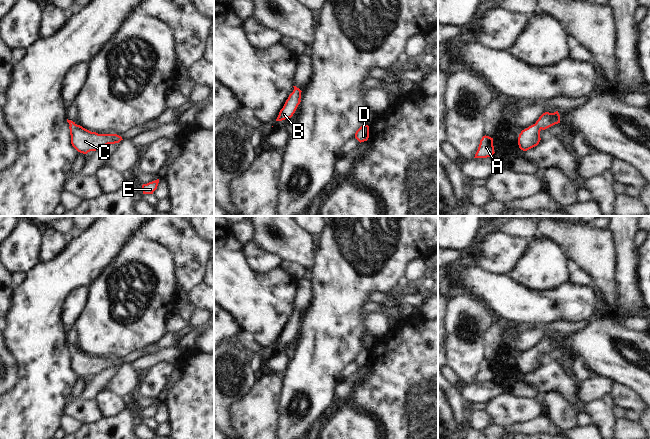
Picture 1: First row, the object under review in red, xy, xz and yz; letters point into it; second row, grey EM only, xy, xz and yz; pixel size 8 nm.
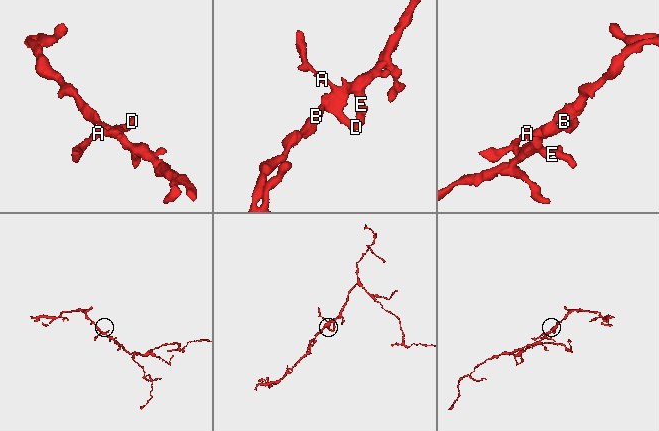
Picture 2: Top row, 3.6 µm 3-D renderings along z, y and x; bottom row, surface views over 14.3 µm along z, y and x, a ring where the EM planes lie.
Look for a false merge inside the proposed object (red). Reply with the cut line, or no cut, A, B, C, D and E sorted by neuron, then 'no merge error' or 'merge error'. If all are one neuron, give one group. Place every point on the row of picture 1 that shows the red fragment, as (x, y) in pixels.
no cut; A B C D E; no merge error

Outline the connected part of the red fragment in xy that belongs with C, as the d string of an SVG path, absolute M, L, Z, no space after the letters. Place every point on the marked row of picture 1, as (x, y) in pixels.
M68 120L71 144L80 153L87 154L90 151L96 151L108 144L119 143L122 139L117 134L98 134L91 132L75 122Z

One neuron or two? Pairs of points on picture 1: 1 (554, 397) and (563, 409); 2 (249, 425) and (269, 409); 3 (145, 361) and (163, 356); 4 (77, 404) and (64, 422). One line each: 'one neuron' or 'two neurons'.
1: one neuron
2: one neuron
3: one neuron
4: two neurons

